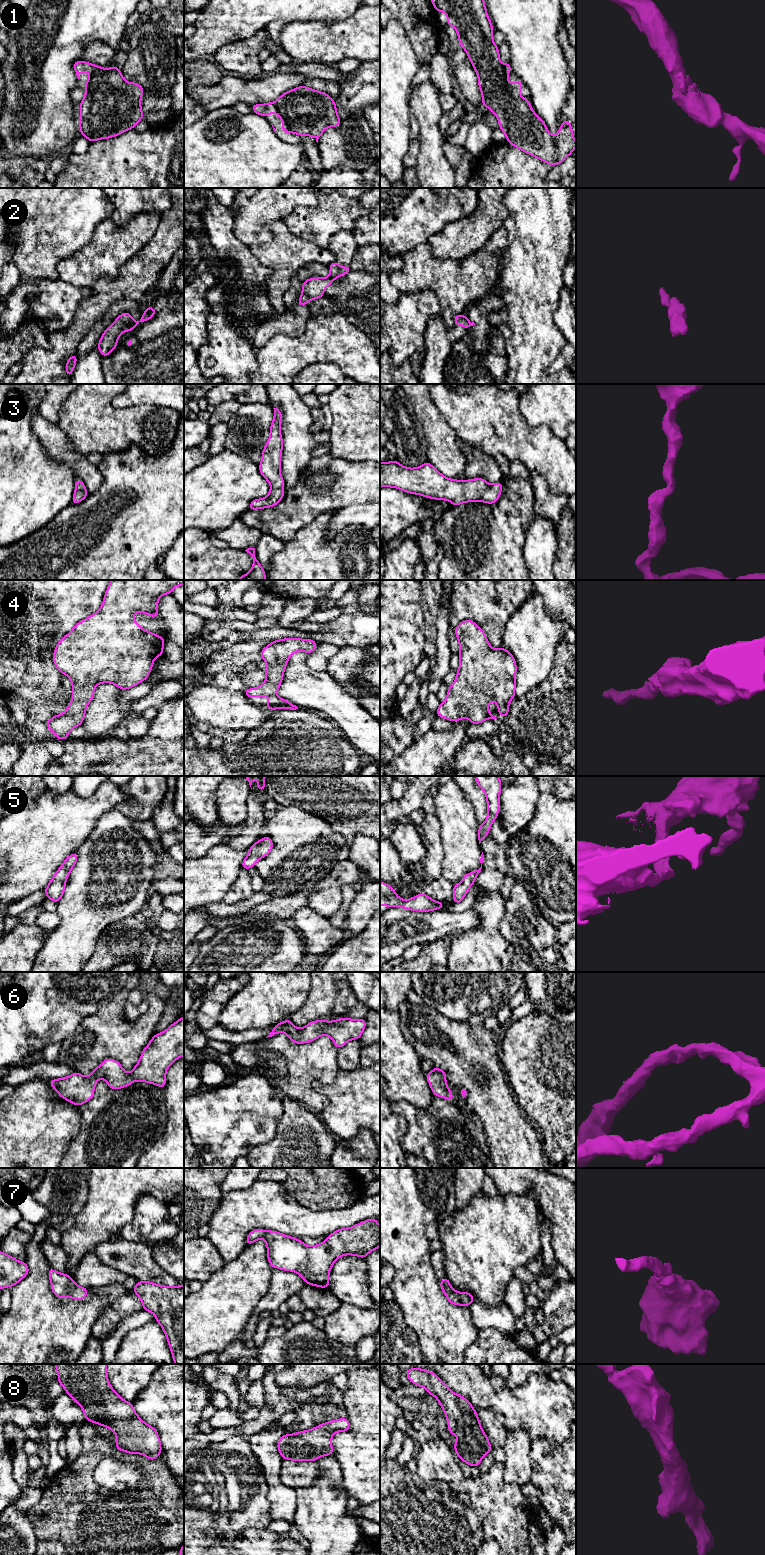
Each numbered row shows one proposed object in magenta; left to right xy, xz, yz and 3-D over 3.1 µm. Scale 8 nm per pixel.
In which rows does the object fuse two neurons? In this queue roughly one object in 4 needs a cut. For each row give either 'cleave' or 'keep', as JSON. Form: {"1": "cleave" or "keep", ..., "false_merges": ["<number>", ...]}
{"1": "cleave", "2": "cleave", "3": "keep", "4": "keep", "5": "keep", "6": "keep", "7": "keep", "8": "keep", "false_merges": ["1", "2"]}

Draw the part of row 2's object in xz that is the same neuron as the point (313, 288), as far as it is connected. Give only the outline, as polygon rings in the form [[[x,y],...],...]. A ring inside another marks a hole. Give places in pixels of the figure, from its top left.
[[[319,277],[319,278],[309,278],[305,282],[302,282],[302,294],[298,300],[298,304],[302,308],[310,300],[314,300],[323,297],[324,290],[327,286],[333,283],[333,278],[331,277]]]

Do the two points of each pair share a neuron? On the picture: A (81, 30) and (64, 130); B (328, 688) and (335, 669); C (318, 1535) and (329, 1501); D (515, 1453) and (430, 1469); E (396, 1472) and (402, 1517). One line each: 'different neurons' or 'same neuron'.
A: same neuron
B: different neurons
C: same neuron
D: different neurons
E: same neuron

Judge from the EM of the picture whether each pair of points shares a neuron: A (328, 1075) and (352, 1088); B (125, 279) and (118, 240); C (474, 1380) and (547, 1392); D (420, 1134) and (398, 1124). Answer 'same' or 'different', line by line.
A: different
B: different
C: same
D: different

